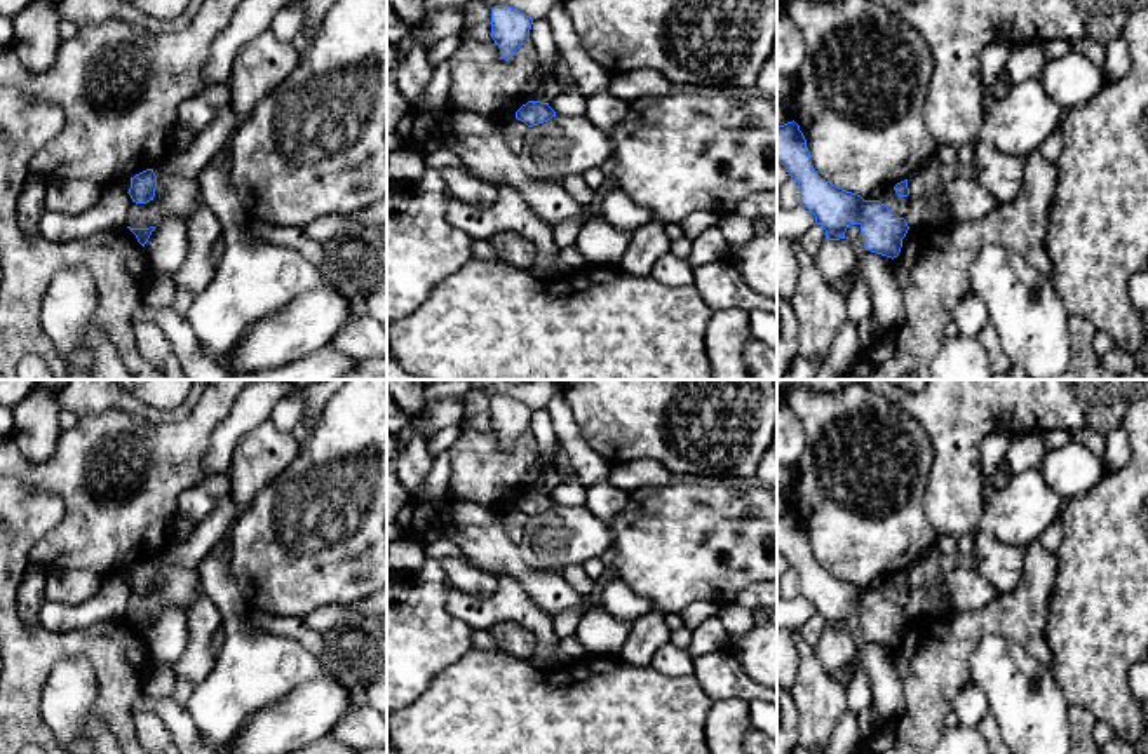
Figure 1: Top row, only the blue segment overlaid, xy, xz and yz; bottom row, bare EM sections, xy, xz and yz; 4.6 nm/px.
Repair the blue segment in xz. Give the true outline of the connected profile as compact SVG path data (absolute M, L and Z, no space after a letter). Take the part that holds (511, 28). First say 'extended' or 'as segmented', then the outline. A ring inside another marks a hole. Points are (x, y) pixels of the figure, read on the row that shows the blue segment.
as segmented; M495 5L491 9L491 38L505 61L530 40L531 24L533 19L514 7Z

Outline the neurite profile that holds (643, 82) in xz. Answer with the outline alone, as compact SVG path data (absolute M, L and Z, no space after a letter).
M638 68L613 75L608 84L608 91L627 103L634 103L639 98L669 94L671 87L672 84L653 68Z

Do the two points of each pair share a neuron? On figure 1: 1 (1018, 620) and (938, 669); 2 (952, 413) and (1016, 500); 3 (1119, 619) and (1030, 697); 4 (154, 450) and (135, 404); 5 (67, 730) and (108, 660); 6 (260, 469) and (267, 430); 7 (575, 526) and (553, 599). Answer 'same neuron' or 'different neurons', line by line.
1: same neuron
2: different neurons
3: different neurons
4: different neurons
5: different neurons
6: same neuron
7: different neurons

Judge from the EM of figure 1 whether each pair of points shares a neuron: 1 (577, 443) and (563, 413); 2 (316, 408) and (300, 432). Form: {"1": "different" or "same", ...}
{"1": "same", "2": "same"}

